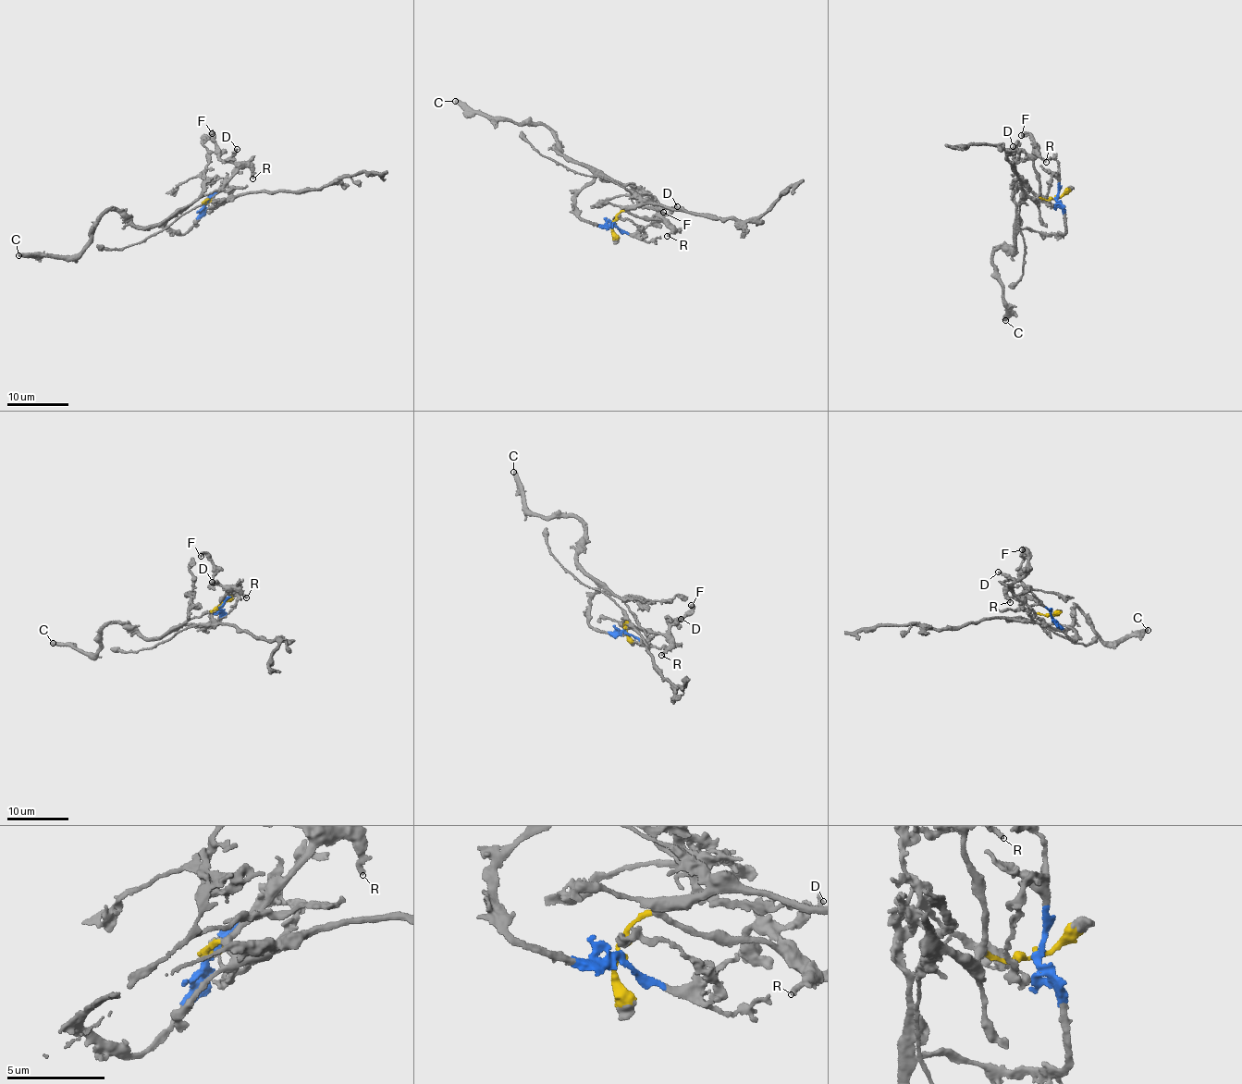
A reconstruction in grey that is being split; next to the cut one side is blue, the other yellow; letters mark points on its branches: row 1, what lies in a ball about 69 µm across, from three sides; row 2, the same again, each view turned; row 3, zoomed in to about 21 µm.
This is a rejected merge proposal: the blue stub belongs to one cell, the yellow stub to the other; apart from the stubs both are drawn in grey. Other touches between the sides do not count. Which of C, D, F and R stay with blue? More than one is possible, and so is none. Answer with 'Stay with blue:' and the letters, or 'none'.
Stay with blue: C

